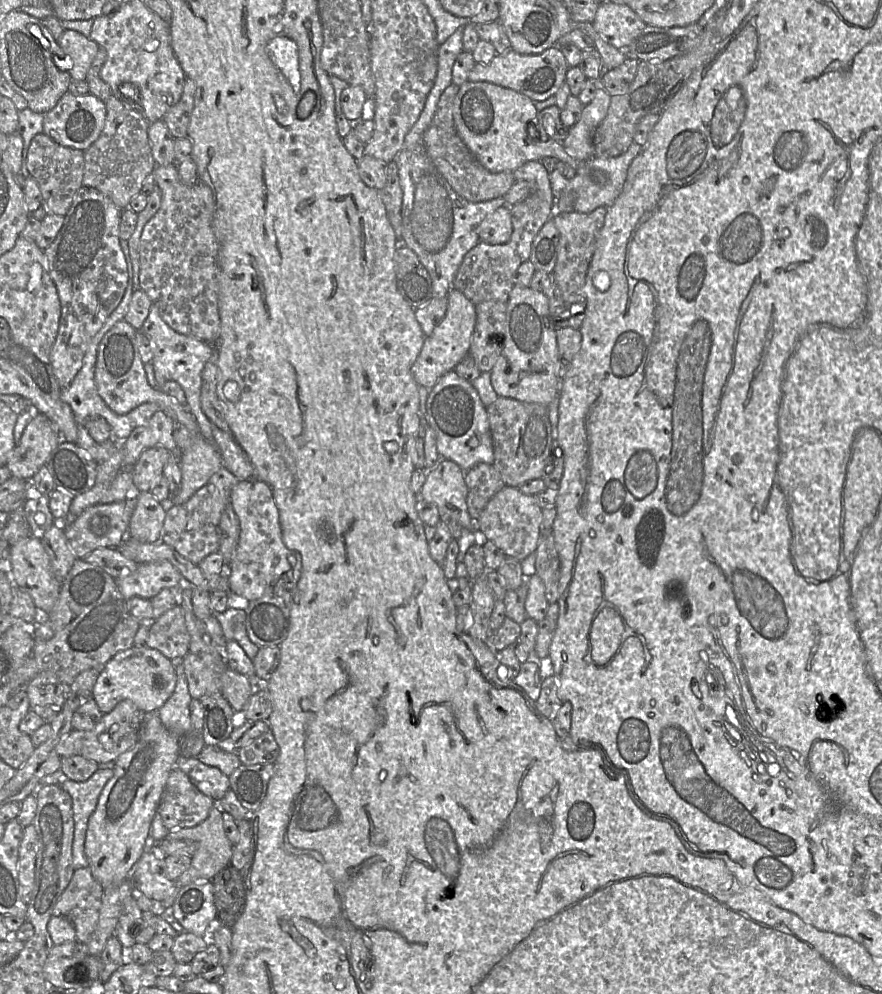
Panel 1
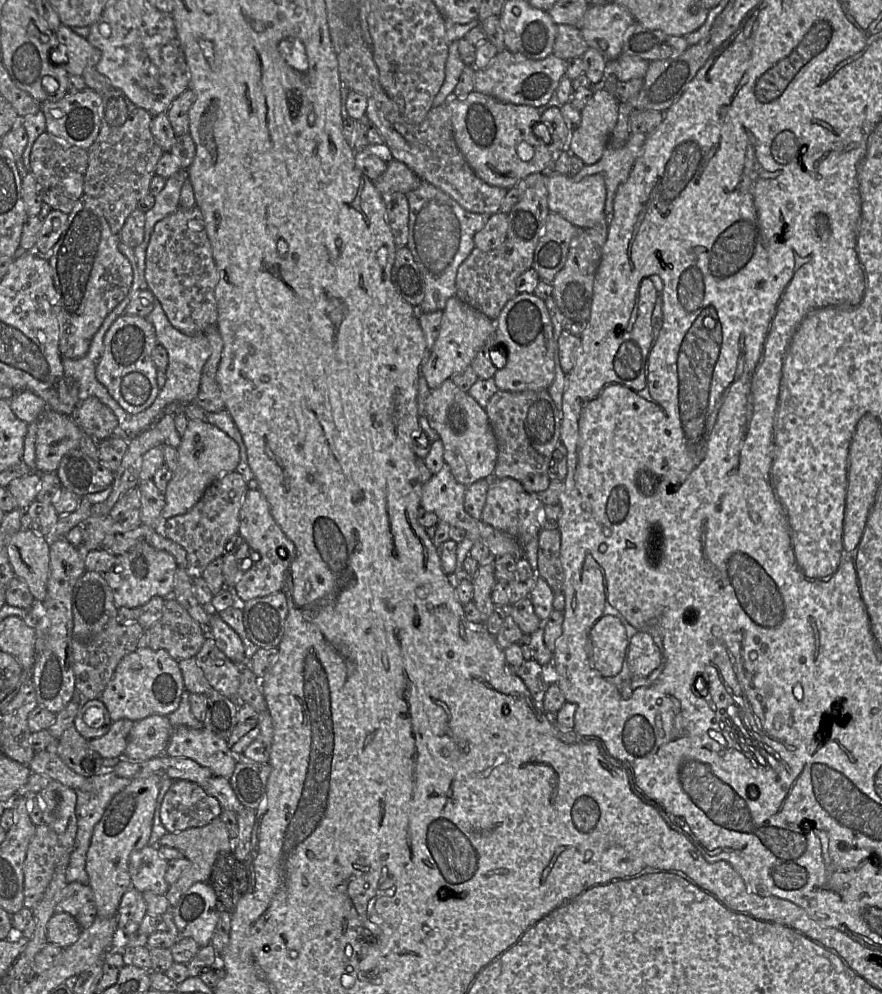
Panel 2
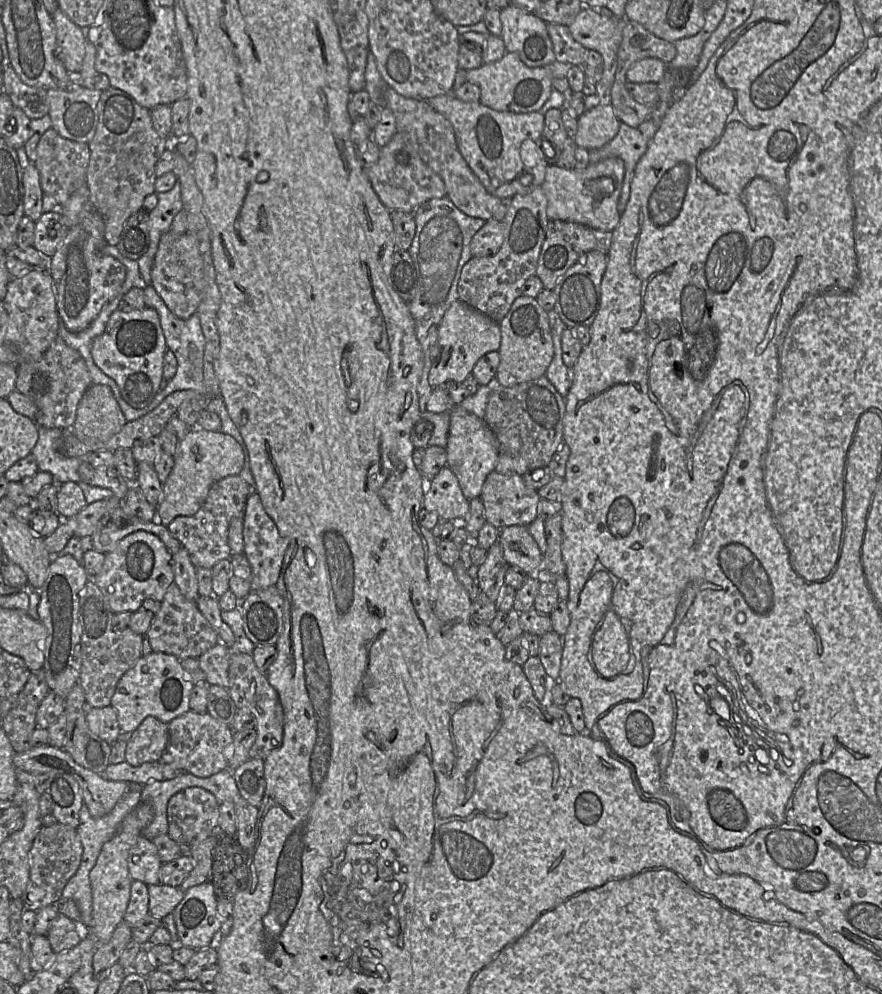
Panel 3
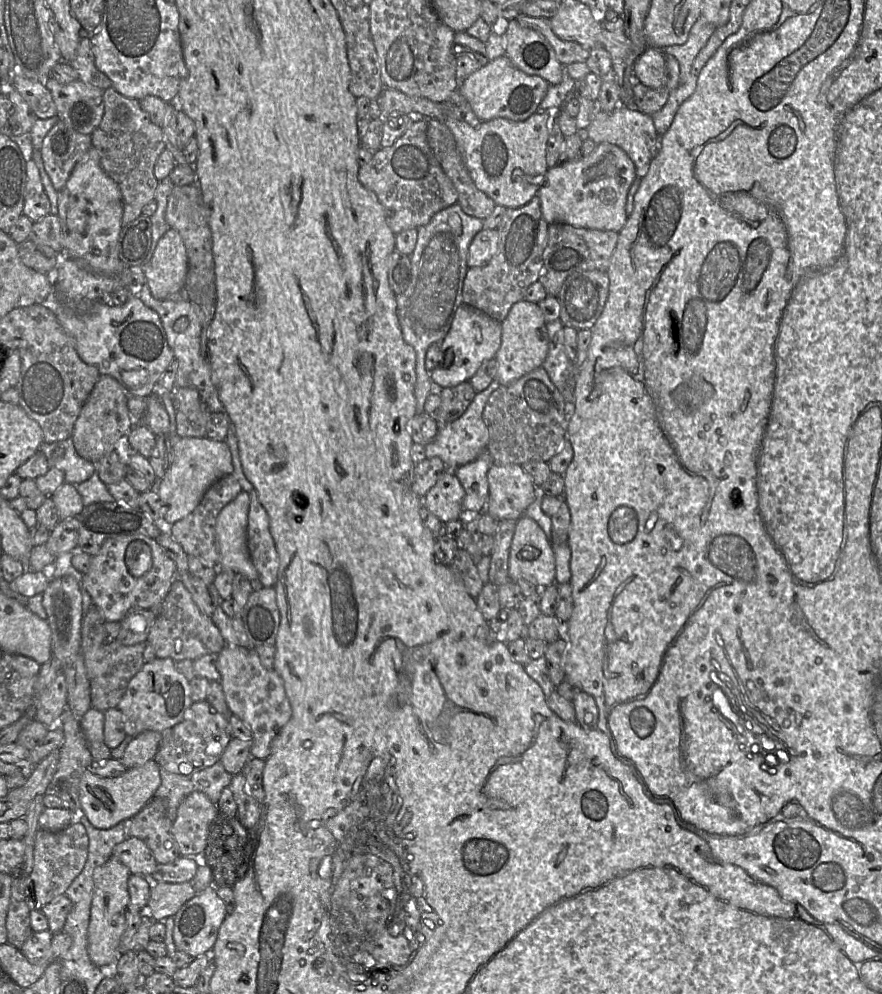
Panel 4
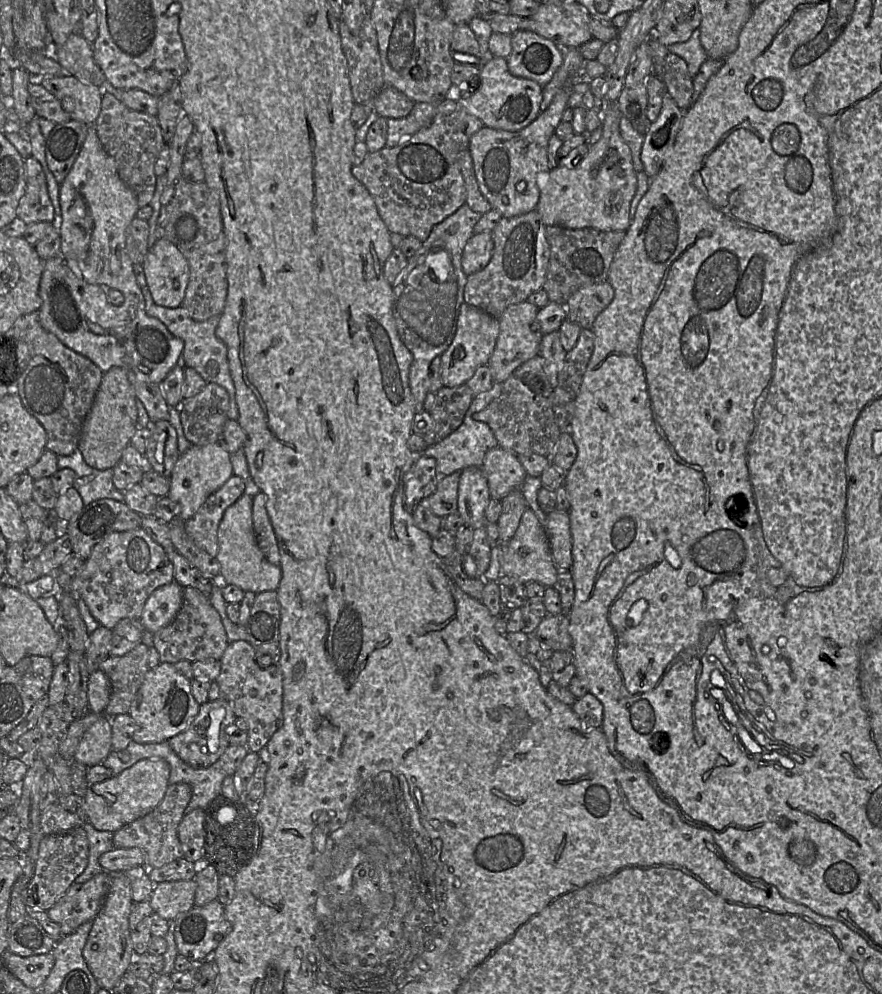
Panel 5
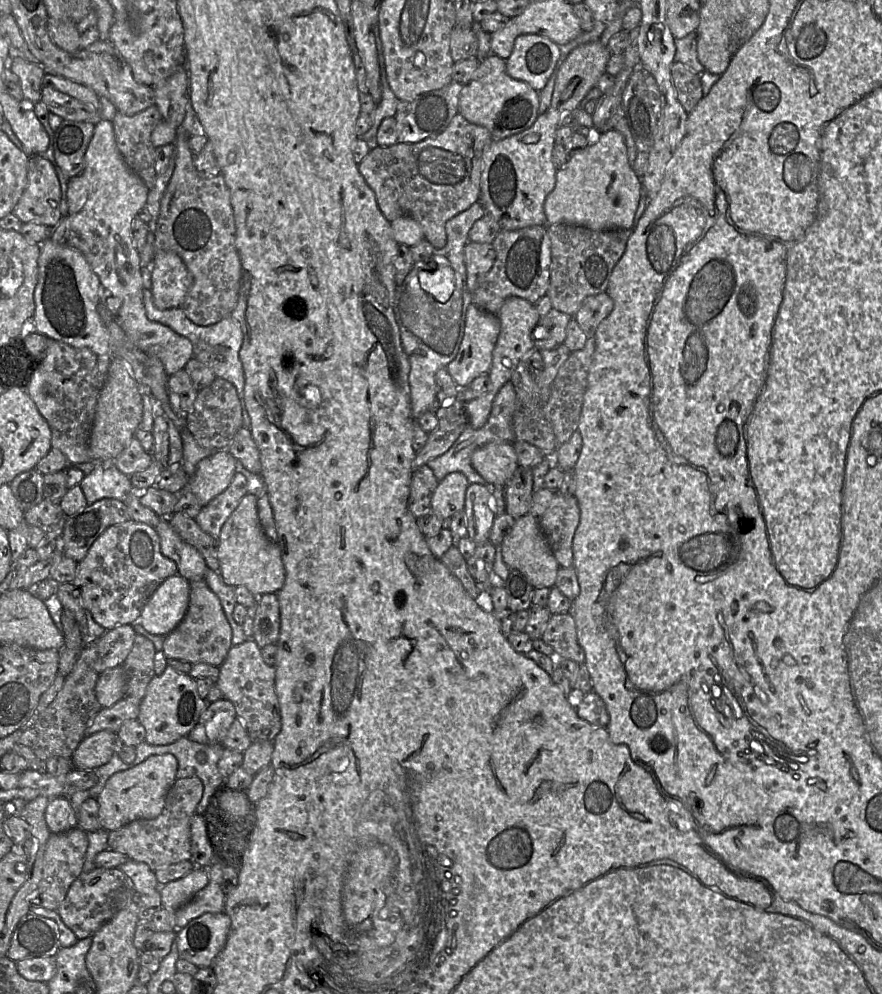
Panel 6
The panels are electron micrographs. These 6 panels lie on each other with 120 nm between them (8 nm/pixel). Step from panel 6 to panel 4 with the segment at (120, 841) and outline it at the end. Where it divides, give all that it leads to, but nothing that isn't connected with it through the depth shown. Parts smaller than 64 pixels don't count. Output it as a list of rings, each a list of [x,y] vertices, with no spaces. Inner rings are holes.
[[[153,798],[138,814],[126,821],[126,836],[143,841],[152,851],[157,864],[170,864],[181,854],[172,834],[166,801]]]

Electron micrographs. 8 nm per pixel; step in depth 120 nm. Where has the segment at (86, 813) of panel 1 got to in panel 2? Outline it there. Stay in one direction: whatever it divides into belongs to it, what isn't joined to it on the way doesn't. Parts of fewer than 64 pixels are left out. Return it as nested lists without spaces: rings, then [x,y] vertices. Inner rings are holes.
[[[111,772],[88,777],[87,782],[78,789],[73,789],[77,795],[77,833],[73,851],[70,855],[70,862],[66,871],[67,883],[79,882],[84,885],[89,885],[89,878],[86,872],[86,855],[91,843],[94,828],[102,818],[113,797],[127,787],[131,781],[131,779],[119,777],[114,772]]]

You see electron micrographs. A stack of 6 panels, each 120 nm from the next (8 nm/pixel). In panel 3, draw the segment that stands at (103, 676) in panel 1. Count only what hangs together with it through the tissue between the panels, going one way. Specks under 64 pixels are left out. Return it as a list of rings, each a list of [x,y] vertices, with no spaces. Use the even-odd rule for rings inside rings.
[[[153,651],[141,656],[120,678],[111,698],[110,705],[117,712],[121,732],[131,734],[149,716],[168,724],[188,712],[193,685],[175,655]]]

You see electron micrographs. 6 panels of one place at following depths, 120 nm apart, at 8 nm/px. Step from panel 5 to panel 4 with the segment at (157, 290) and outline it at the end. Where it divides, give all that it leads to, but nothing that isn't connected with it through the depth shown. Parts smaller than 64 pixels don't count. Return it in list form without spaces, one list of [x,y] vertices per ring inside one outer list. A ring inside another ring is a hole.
[[[170,228],[160,238],[151,260],[145,262],[142,269],[155,299],[184,298],[188,257],[184,242],[176,230]]]

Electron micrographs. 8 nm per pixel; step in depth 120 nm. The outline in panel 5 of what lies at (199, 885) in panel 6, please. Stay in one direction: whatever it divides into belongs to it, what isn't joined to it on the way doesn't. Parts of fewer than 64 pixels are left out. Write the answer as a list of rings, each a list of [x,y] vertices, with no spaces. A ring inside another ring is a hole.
[[[194,879],[155,884],[149,899],[153,912],[165,920],[175,920],[179,914],[194,907],[196,889]]]

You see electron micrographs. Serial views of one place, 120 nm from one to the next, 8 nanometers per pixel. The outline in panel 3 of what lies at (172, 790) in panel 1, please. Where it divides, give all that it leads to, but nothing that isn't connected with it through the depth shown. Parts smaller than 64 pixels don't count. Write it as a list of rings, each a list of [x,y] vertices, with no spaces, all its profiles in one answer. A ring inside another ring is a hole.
[[[190,787],[176,793],[167,804],[167,834],[184,849],[195,839],[216,834],[219,806],[215,796],[200,787]]]

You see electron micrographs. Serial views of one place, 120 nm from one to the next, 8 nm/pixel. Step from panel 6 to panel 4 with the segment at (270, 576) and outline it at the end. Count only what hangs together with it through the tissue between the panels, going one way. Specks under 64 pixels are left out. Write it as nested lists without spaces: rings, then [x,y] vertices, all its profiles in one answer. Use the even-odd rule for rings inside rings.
[[[242,491],[220,512],[216,522],[220,550],[219,568],[232,570],[258,584],[258,572],[247,547],[250,494]]]

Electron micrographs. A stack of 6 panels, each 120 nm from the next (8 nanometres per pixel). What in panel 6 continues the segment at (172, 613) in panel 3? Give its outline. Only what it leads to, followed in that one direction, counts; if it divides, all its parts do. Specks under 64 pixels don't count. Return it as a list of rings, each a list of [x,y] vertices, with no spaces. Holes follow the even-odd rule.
[[[205,580],[190,582],[187,612],[178,626],[164,636],[162,652],[167,660],[177,659],[195,663],[207,663],[219,667],[232,646],[232,629],[227,621],[219,598],[208,587]]]

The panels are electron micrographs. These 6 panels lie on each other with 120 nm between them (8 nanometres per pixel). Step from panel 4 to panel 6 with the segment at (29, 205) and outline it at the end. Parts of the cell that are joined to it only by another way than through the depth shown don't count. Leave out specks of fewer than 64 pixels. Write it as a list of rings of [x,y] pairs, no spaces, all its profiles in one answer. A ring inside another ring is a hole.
[[[30,155],[28,183],[13,209],[22,223],[42,224],[53,229],[62,219],[61,186],[52,163],[42,155]]]

